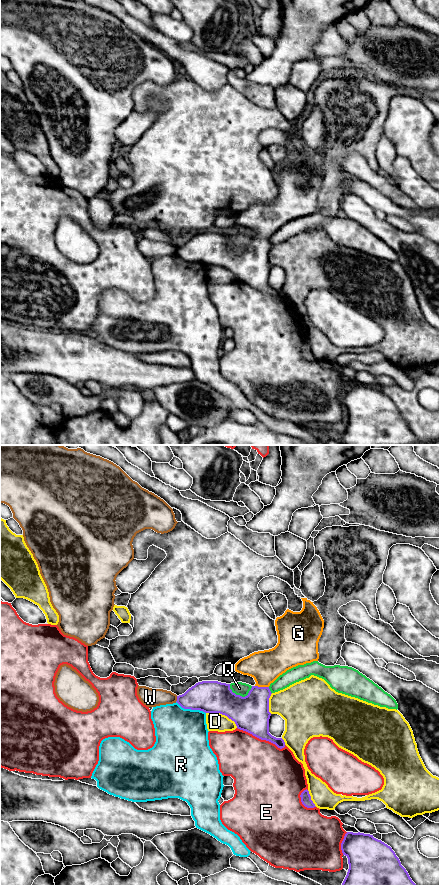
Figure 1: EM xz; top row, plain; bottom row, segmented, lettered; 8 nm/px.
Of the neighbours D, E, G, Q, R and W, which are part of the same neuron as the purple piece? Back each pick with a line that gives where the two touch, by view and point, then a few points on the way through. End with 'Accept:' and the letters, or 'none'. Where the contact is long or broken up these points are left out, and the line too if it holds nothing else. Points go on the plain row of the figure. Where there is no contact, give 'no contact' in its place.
G: contact xz (262, 239); way xz (251, 265), (262, 239), (266, 218)
Accept: G

